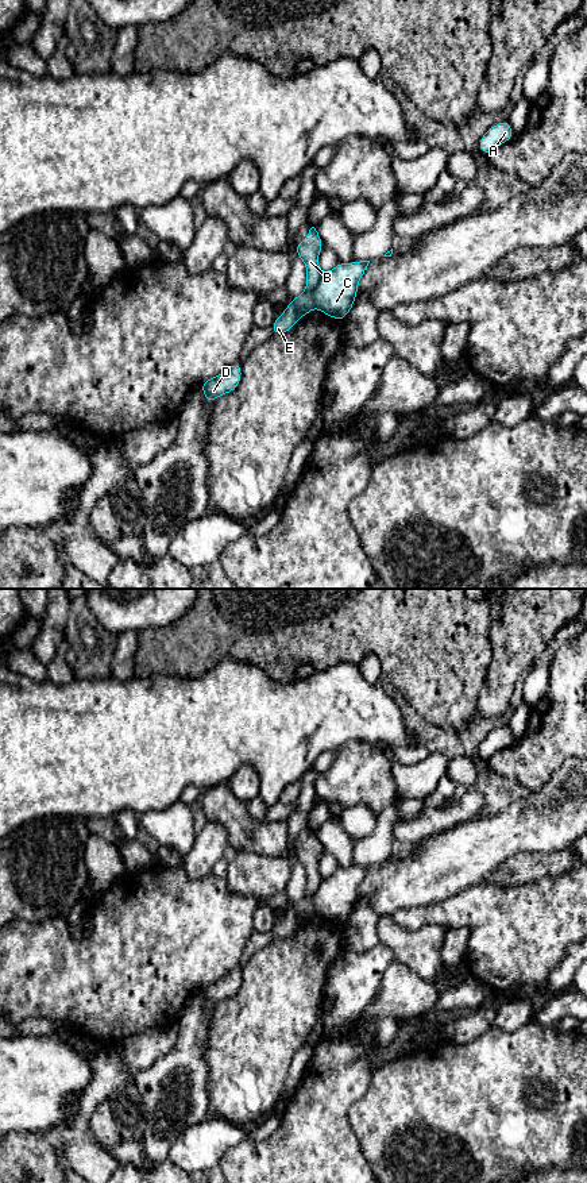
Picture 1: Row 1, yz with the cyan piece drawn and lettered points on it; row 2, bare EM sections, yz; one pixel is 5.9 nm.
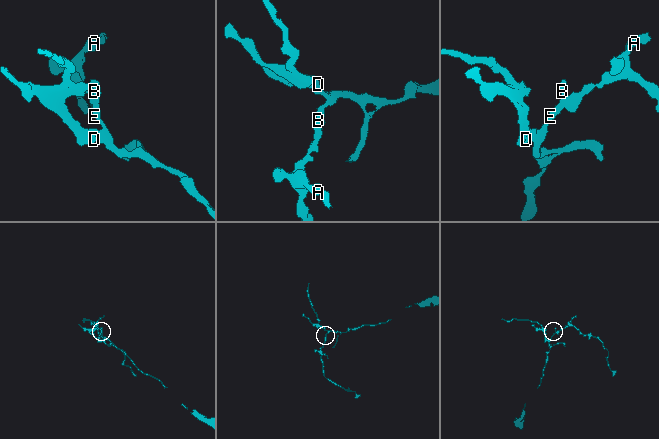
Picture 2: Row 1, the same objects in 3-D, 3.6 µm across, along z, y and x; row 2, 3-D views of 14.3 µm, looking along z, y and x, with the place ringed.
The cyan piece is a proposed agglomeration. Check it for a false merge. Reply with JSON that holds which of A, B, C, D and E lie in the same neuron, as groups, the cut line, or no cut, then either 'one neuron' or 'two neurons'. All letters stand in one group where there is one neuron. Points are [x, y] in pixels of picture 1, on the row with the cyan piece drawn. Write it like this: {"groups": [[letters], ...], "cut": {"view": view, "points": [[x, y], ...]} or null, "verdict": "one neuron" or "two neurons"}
{"groups": [["A", "C"], ["B", "D", "E"]], "cut": {"view": "yz", "points": [[323, 274], [313, 291], [315, 305]]}, "verdict": "two neurons"}

